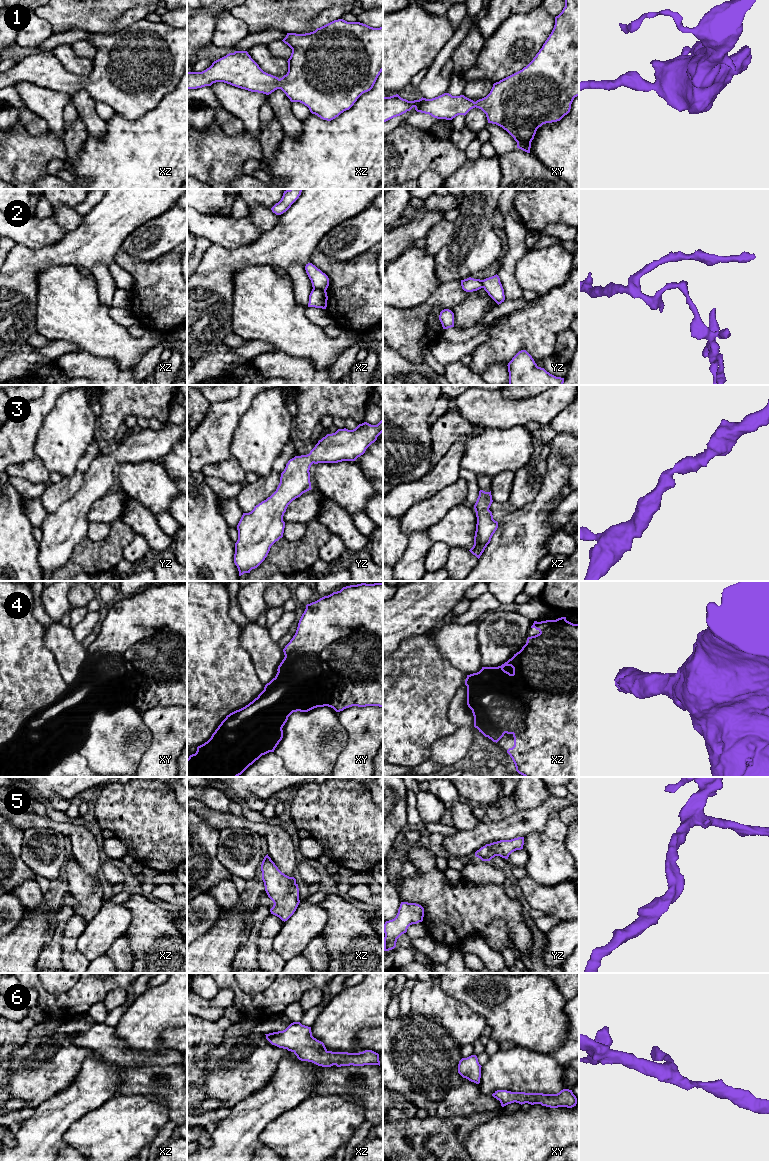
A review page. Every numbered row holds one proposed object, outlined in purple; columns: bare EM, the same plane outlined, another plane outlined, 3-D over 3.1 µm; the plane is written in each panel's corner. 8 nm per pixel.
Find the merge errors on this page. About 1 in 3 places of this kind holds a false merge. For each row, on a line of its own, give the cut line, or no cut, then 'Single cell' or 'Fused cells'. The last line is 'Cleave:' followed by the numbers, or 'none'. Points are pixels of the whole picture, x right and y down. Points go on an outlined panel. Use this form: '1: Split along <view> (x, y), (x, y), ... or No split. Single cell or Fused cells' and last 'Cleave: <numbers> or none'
1: No split. Single cell
2: Split along xz (313, 287), (325, 290). Fused cells
3: No split. Single cell
4: No split. Single cell
5: No split. Single cell
6: No split. Single cell
Cleave: 2

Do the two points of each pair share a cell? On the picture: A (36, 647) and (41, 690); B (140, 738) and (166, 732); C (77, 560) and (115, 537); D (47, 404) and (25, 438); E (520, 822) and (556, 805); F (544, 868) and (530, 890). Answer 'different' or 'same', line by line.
A: same
B: different
C: same
D: same
E: same
F: different

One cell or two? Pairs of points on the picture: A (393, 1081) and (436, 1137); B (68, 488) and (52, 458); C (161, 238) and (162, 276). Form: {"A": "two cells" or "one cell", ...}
{"A": "two cells", "B": "two cells", "C": "two cells"}

